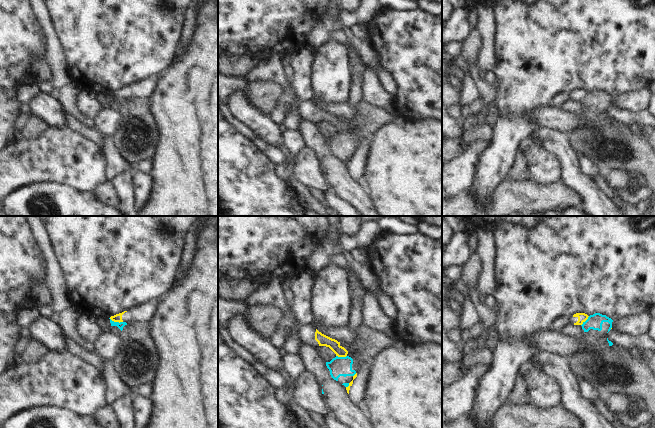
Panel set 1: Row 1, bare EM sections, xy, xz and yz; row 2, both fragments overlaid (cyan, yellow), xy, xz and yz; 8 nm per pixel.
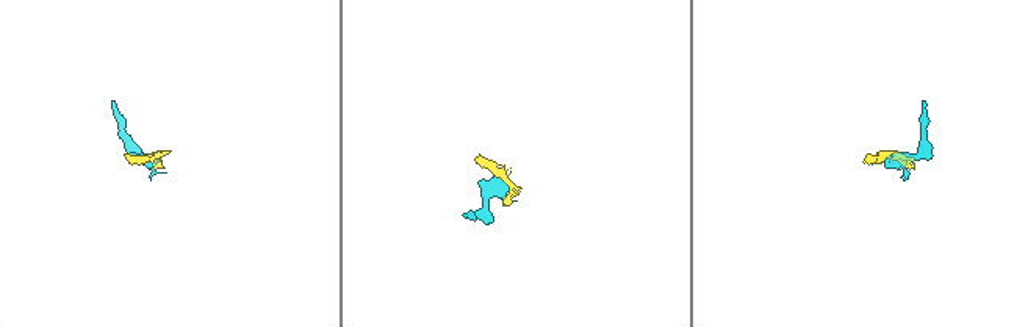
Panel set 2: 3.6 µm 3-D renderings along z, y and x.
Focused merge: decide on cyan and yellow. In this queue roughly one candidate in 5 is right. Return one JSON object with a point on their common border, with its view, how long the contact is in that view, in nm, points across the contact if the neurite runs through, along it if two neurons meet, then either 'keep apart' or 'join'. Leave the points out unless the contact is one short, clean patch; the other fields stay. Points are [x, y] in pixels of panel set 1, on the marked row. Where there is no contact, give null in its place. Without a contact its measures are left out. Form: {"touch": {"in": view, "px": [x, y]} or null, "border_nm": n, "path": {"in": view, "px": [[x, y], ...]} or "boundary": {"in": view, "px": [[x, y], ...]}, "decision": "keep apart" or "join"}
{"touch": {"in": "xy", "px": [116, 322]}, "border_nm": 120, "boundary": {"in": "xy", "px": [[109, 318], [122, 322]]}, "decision": "keep apart"}

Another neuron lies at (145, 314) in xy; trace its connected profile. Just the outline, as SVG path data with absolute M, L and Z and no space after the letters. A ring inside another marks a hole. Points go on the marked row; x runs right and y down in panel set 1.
M161 299L158 301L150 301L141 307L130 309L128 311L111 316L110 319L119 323L151 323L157 313L160 304Z

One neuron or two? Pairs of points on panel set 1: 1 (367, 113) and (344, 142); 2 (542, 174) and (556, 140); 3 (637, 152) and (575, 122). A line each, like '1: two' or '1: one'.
1: one
2: two
3: two

